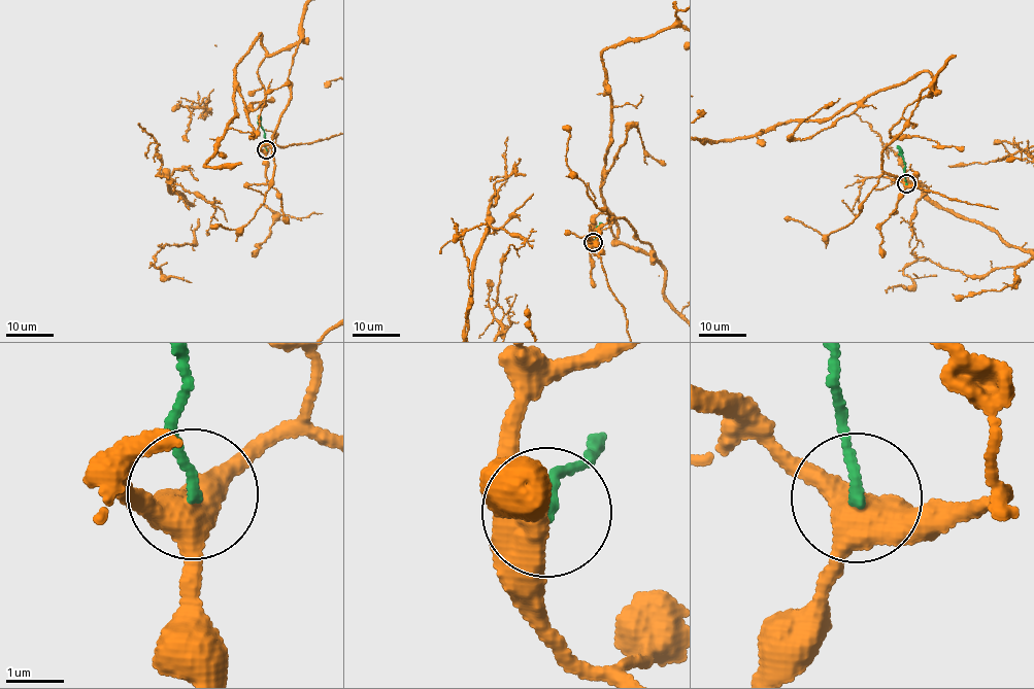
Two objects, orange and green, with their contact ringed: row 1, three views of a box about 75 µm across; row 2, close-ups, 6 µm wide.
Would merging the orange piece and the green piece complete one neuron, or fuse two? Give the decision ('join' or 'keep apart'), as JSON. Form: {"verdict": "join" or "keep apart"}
{"verdict": "keep apart"}

